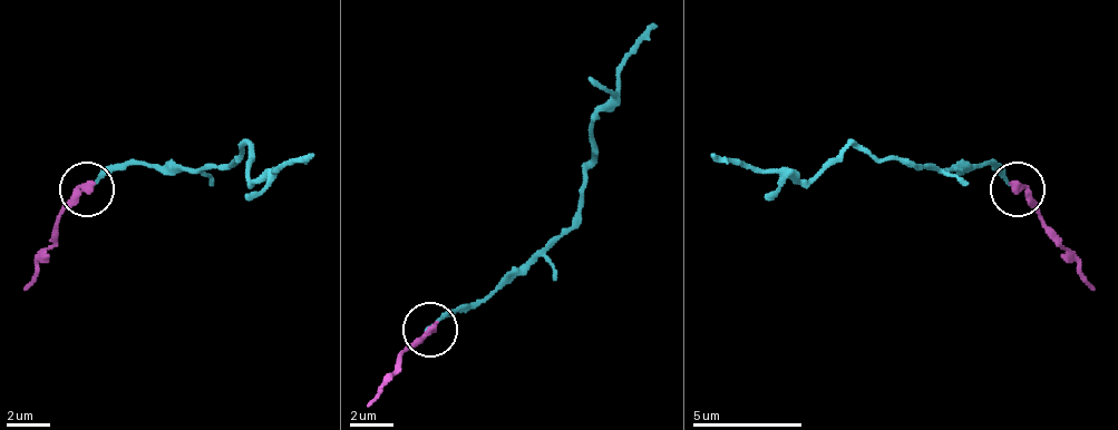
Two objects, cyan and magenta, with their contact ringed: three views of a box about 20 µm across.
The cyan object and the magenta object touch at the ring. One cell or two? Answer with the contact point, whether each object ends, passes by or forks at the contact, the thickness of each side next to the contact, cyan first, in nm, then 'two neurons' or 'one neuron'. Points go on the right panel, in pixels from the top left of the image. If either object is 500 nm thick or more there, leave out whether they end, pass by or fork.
at (1018, 188); cyan ends there; magenta ends there; 100 nm thick on the cyan side, 360 nm on the other; two neurons

